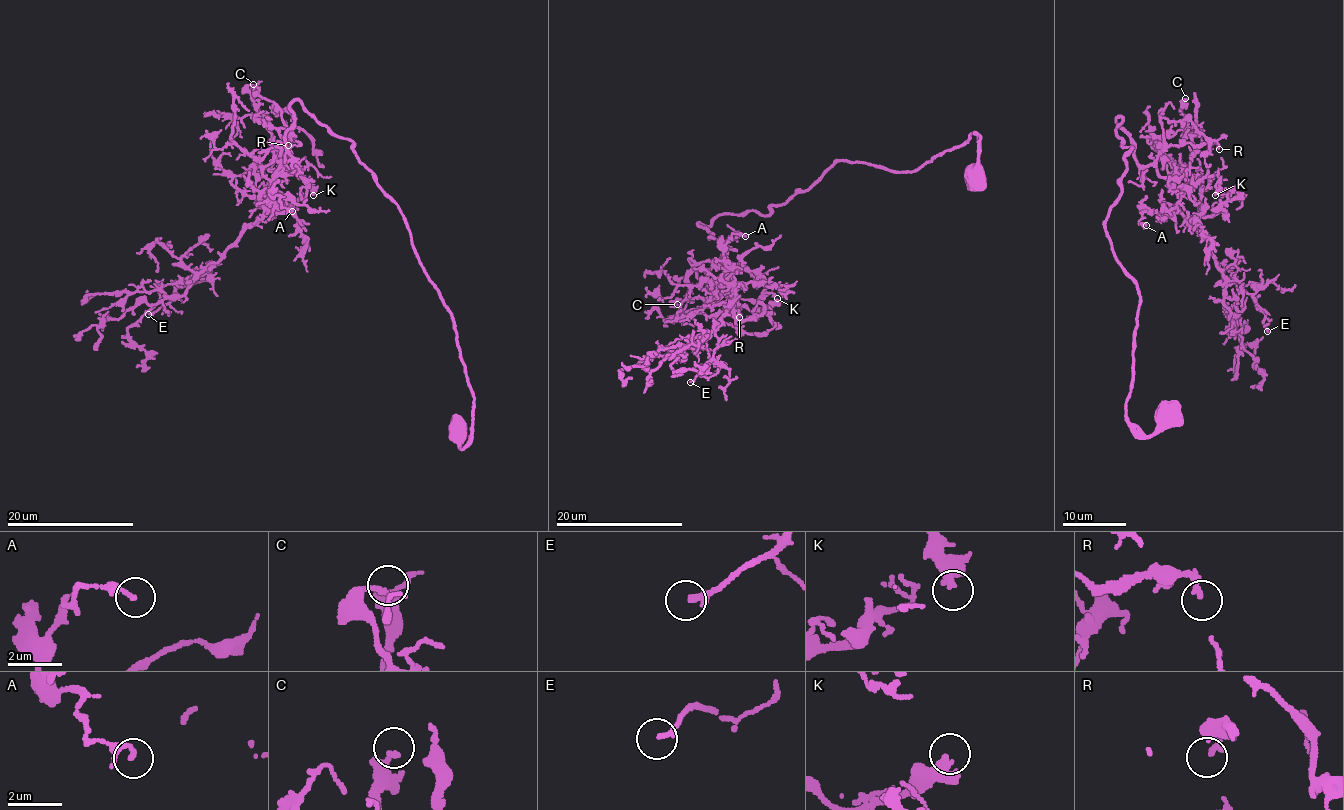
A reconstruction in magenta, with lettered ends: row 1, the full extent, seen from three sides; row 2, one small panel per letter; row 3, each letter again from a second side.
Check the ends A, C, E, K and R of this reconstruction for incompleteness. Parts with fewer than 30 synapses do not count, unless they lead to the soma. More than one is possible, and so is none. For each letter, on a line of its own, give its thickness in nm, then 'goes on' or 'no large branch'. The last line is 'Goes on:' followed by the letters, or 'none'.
A: 170 nm | no large branch
C: 130 nm | no large branch
E: 200 nm | goes on
K: 300 nm | no large branch
R: 150 nm | no large branch
Goes on: E

